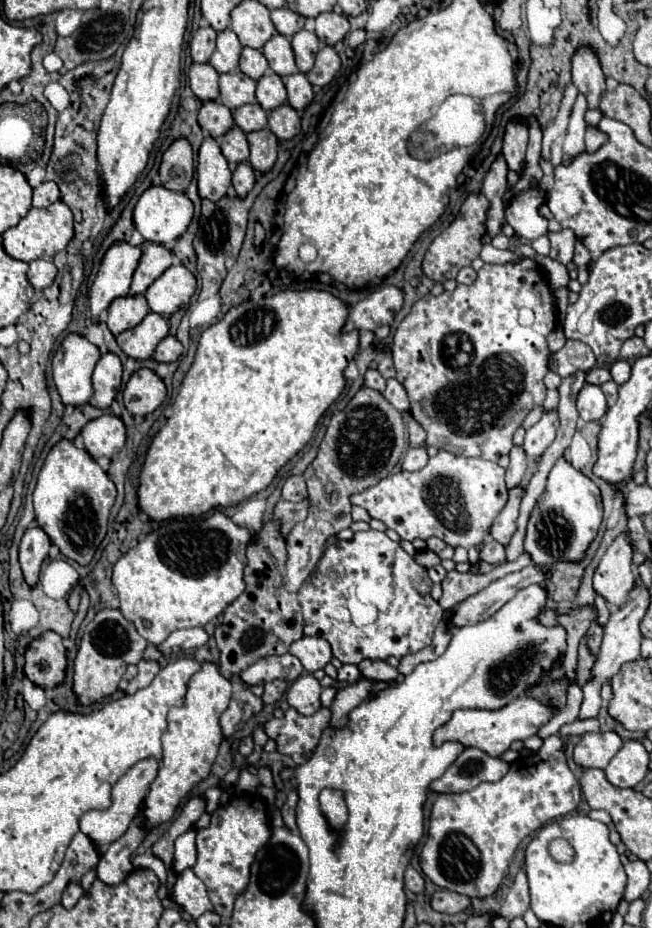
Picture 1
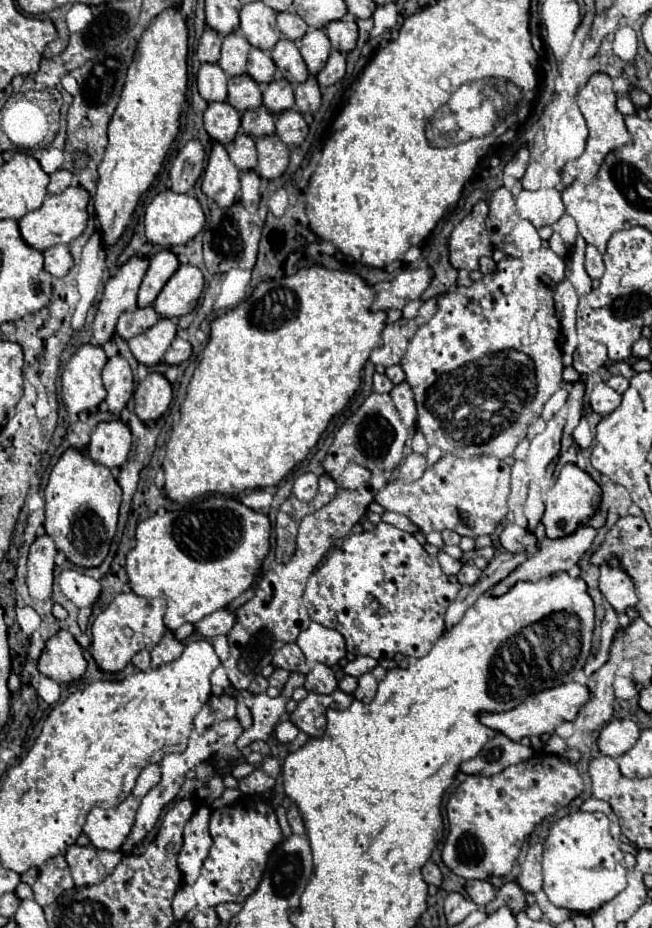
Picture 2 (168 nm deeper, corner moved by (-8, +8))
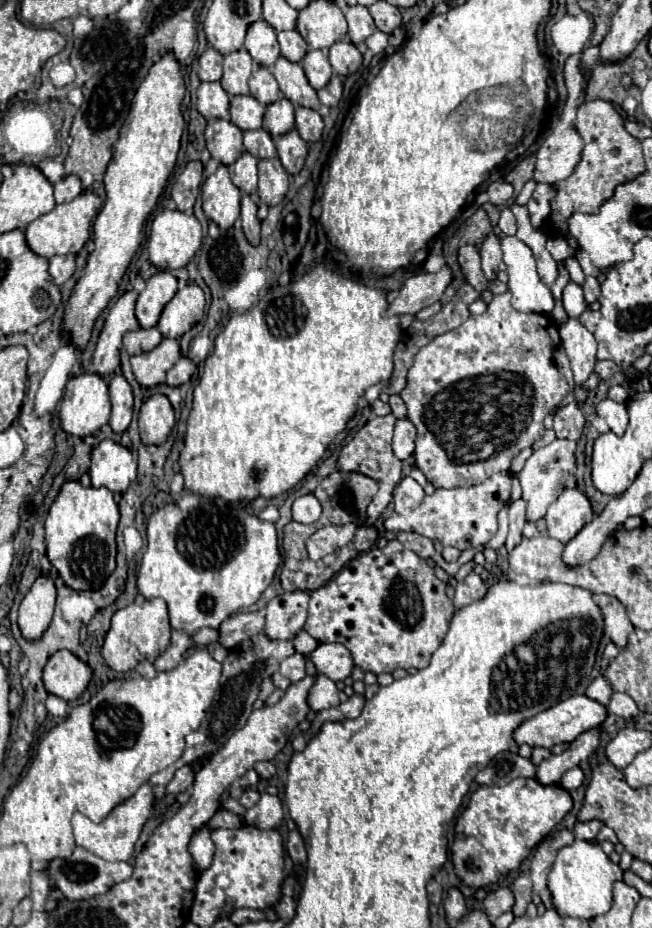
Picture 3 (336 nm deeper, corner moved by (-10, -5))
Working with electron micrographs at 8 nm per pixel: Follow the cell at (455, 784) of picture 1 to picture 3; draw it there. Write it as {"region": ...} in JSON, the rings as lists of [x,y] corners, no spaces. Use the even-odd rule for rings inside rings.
{"region":[[[502,752],[484,770],[478,772],[476,782],[504,786],[520,776],[524,776],[524,778],[536,776],[536,766],[532,764],[532,760],[522,758],[520,754],[514,754],[514,752]]]}

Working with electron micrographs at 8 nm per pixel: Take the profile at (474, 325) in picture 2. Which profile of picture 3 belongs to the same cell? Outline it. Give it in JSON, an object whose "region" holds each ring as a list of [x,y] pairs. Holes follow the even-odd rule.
{"region":[[[510,292],[494,296],[494,300],[488,304],[488,310],[482,316],[470,316],[462,326],[458,326],[452,332],[446,332],[442,336],[436,336],[428,346],[424,346],[414,360],[414,366],[408,370],[408,384],[402,390],[402,400],[408,408],[408,420],[416,426],[418,436],[416,436],[416,452],[414,452],[414,464],[422,470],[422,474],[428,478],[430,484],[434,484],[434,488],[468,488],[472,484],[480,484],[484,482],[488,476],[496,474],[496,472],[506,472],[510,468],[510,462],[514,456],[518,456],[524,448],[532,446],[536,440],[540,440],[544,436],[544,418],[550,412],[552,406],[556,406],[568,392],[570,386],[566,382],[566,378],[558,372],[552,354],[560,344],[558,328],[552,323],[548,316],[542,314],[522,314],[518,310],[512,308],[510,304]],[[486,444],[494,446],[494,452],[482,452],[482,448]]]}

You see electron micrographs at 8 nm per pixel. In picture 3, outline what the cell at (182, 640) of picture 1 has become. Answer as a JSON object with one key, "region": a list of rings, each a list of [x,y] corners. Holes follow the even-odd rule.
{"region":[[[238,612],[220,624],[220,646],[234,648],[246,638],[252,638],[264,630],[266,618],[262,612]]]}

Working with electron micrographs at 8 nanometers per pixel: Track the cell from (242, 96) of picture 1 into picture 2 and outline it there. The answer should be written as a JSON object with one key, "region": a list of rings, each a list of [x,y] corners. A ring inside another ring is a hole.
{"region":[[[248,73],[232,75],[228,81],[228,103],[238,111],[258,107],[262,103],[260,83],[256,79],[250,79]]]}

